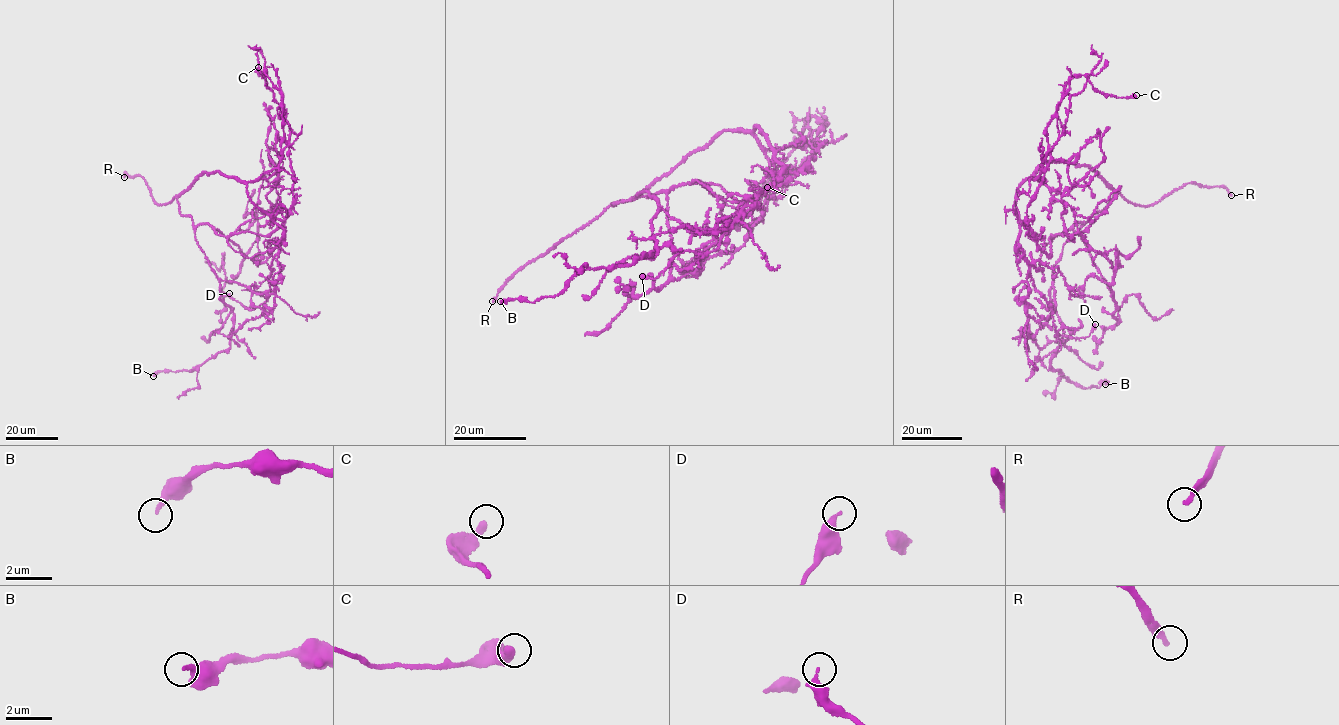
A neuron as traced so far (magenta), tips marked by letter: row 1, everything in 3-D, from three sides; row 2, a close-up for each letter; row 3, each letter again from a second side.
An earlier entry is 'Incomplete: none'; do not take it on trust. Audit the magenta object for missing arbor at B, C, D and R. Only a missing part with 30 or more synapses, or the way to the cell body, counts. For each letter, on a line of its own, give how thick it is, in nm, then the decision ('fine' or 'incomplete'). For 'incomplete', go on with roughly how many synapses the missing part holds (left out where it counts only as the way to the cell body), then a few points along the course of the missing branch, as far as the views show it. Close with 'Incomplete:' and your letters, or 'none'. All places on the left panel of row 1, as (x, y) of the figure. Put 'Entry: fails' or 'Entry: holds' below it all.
B: 220 nm | fine
C: 340 nm | fine
D: 360 nm | fine
R: 220 nm | incomplete
Incomplete: R
Entry: fails

